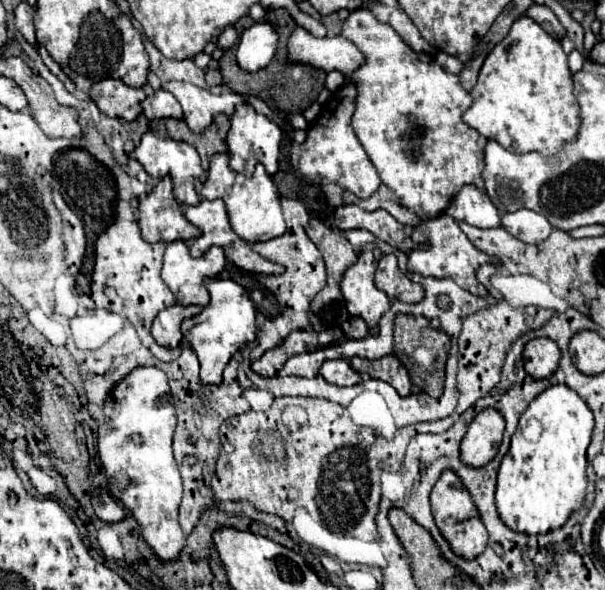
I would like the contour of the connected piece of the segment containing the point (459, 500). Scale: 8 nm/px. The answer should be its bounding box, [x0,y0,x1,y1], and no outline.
[430,470,488,560]

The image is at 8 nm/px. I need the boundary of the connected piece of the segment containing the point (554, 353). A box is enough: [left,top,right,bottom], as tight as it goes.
[524,338,560,380]

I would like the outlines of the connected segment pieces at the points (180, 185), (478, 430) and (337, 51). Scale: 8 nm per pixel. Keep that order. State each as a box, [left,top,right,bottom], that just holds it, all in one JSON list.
[[130,132,207,206],[460,408,504,468],[288,26,364,76]]

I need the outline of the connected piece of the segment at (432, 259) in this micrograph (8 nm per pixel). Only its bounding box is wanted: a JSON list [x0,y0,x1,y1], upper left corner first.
[408,214,498,294]

